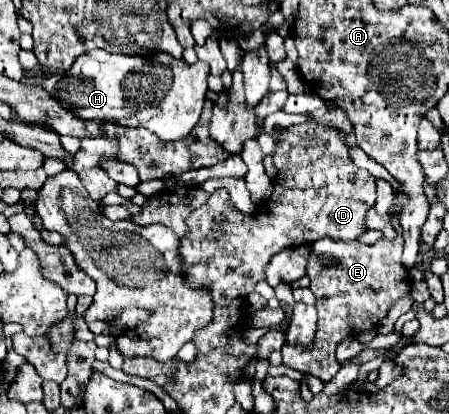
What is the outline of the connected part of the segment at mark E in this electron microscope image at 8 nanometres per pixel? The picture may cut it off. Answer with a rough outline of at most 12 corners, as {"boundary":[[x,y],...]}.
{"boundary":[[402,236],[312,244],[318,332],[284,364],[338,372],[334,350],[374,328],[410,290]]}

